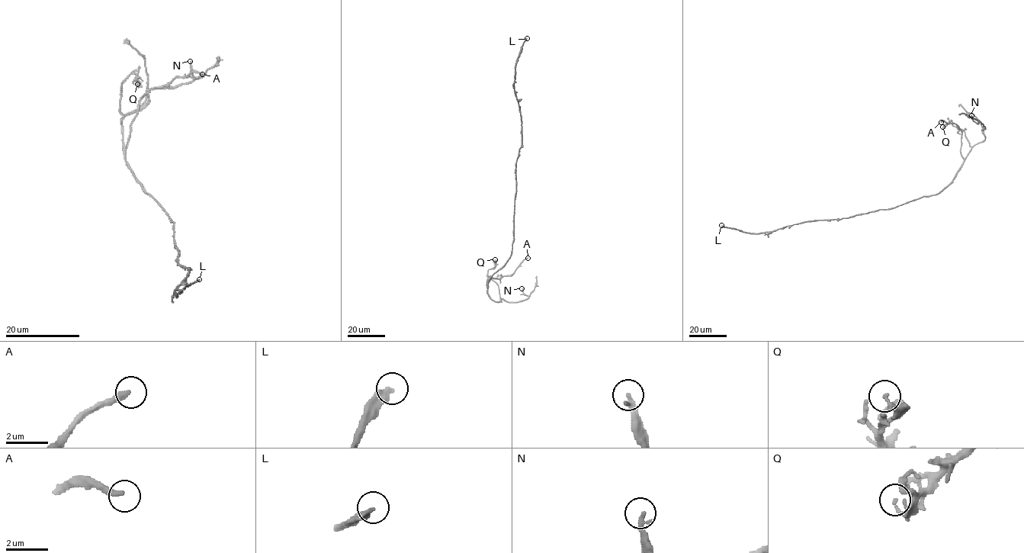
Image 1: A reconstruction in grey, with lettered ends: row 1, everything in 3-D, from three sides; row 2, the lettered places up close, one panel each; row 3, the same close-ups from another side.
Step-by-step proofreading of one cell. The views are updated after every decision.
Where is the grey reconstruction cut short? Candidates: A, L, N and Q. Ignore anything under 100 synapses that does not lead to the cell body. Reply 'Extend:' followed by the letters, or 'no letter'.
Extend: L

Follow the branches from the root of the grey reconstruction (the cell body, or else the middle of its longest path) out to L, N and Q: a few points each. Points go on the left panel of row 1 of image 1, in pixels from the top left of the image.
L: (173, 237), (178, 249), (178, 263), (189, 268), (186, 278), (174, 291), (177, 295), (187, 284), (199, 279)
N: (173, 237), (173, 223), (126, 160), (122, 118), (149, 91), (198, 79), (190, 61)
Q: (173, 237), (173, 223), (135, 177), (125, 156), (121, 83), (133, 73), (137, 84)

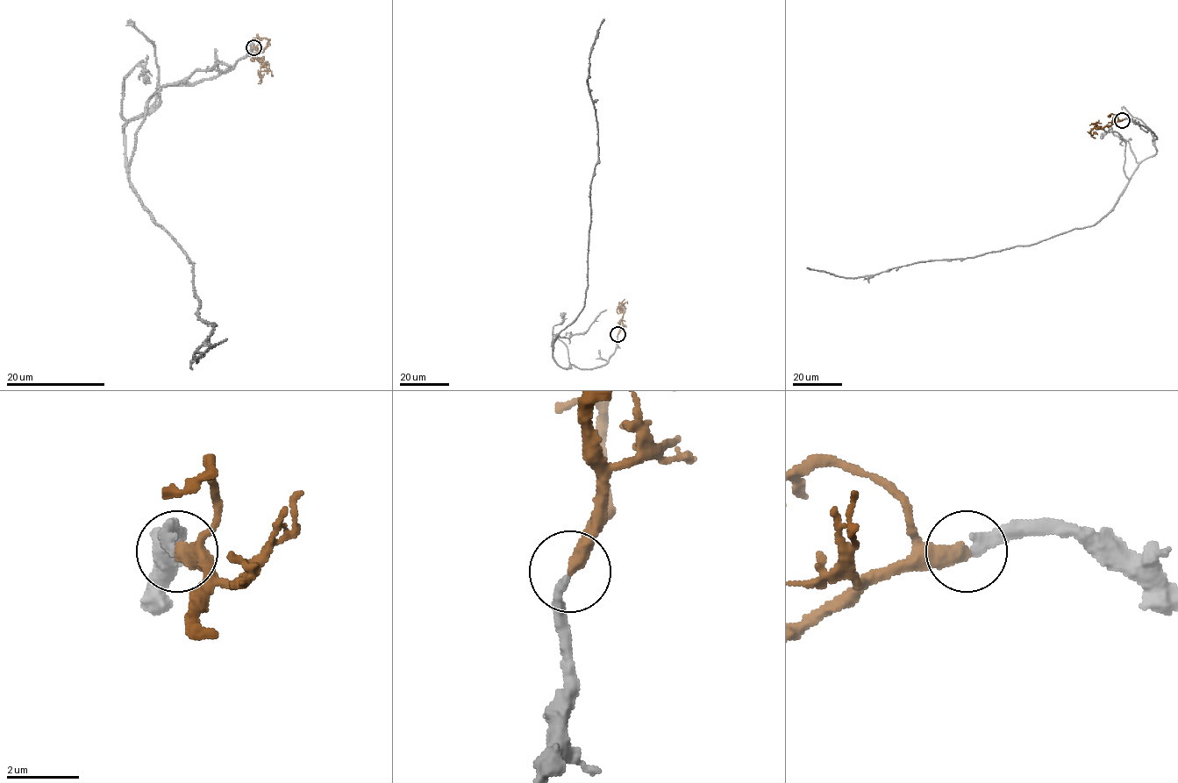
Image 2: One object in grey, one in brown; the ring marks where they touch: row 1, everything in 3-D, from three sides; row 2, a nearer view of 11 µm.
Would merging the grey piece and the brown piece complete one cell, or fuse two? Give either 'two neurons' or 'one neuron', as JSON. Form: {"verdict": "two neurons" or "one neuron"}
{"verdict": "one neuron"}

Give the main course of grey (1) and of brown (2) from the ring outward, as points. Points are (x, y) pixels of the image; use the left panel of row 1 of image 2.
1: (253, 47), (124, 125), (132, 189), (213, 323), (194, 354), (227, 338)
2: (253, 47), (256, 50), (256, 57), (267, 62), (260, 68), (259, 74), (264, 74)

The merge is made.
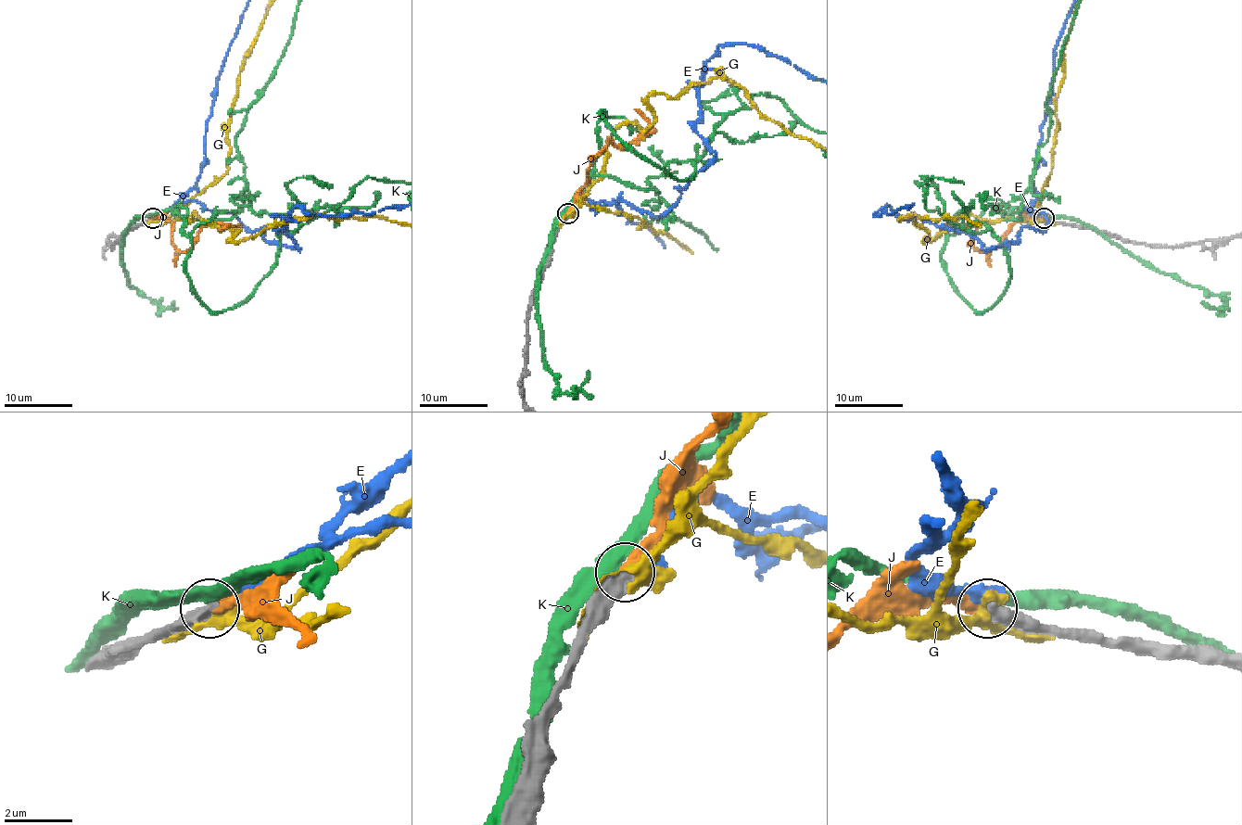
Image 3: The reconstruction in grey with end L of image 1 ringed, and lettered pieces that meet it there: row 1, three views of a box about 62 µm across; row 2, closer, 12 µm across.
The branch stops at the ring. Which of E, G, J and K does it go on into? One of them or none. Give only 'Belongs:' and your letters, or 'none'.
Belongs: J

